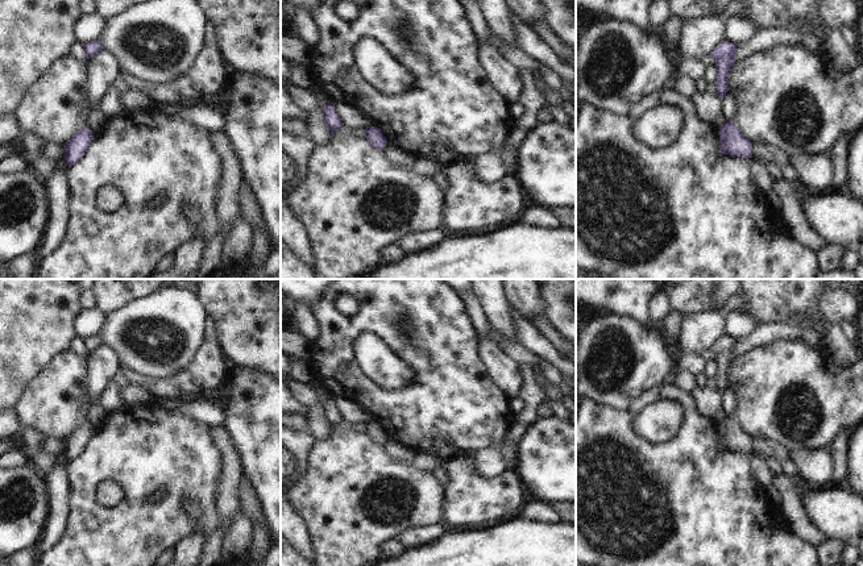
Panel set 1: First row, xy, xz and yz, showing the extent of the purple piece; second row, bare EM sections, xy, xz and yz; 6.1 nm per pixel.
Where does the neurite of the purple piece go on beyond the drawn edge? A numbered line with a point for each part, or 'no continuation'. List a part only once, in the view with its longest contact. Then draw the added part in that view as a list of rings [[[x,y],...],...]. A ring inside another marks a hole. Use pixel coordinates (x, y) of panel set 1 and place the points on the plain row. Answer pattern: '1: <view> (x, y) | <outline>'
no continuation

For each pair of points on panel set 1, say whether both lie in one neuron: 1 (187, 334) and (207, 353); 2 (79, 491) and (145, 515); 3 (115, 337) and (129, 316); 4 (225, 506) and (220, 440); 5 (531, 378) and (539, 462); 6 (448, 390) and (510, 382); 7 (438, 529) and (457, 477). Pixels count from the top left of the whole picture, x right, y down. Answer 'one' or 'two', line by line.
1: two
2: one
3: one
4: one
5: two
6: two
7: two

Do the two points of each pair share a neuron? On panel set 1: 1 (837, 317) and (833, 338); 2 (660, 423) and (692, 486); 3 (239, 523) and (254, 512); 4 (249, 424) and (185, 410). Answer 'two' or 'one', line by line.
1: two
2: one
3: two
4: two

